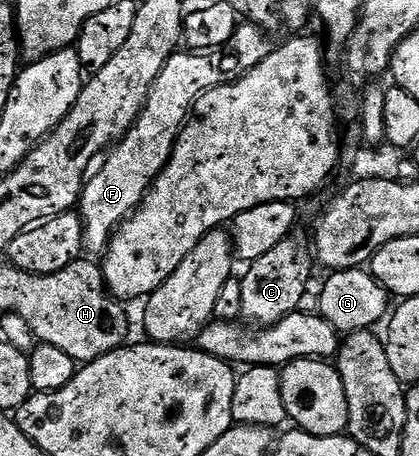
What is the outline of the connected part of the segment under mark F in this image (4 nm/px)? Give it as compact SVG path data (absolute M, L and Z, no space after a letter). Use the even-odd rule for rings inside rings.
M239 24L236 25L231 39L223 46L210 52L186 52L187 54L176 52L167 61L165 68L161 68L161 76L157 76L157 80L153 80L149 100L145 100L145 108L139 114L139 119L131 125L131 130L126 136L119 139L114 146L106 151L105 157L98 163L99 171L97 171L97 166L94 173L83 183L83 195L79 198L77 213L83 219L83 245L88 251L92 250L93 253L102 255L115 235L115 231L130 218L131 213L138 206L143 204L147 189L155 183L159 173L167 166L175 142L179 139L179 133L186 126L188 118L191 117L195 109L195 102L200 96L213 88L224 86L227 82L237 81L253 68L257 68L257 64L261 64L261 60L265 60L265 56L271 54L273 42L266 37L270 38L258 26Z

